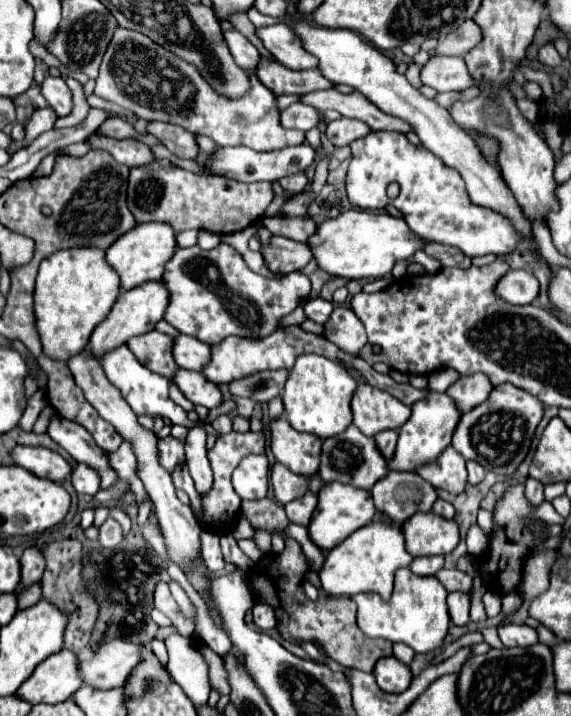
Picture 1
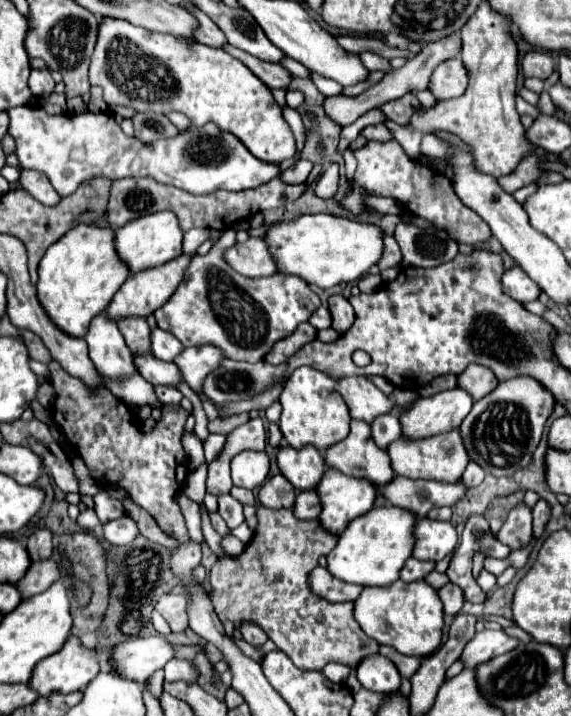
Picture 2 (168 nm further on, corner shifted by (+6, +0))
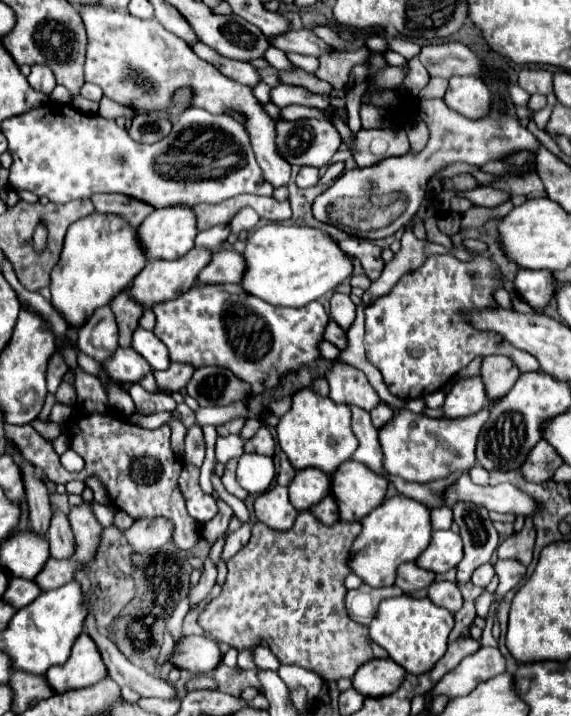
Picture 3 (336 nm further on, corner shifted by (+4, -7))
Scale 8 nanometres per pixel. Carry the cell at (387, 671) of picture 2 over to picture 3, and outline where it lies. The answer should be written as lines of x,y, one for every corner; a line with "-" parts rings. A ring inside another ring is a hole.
377,660
363,664
353,676
353,688
363,696
387,696
403,682
403,668
393,660

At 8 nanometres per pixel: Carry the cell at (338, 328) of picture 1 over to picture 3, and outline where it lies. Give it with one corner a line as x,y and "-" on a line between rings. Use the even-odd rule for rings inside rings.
335,292
331,296
331,318
343,328
349,330
349,326
355,320
355,304
351,302
351,298
347,294

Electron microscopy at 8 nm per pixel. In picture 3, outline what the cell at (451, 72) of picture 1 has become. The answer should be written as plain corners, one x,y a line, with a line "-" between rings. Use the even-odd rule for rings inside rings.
451,76
443,100
461,116
483,118
489,114
491,90
479,76

